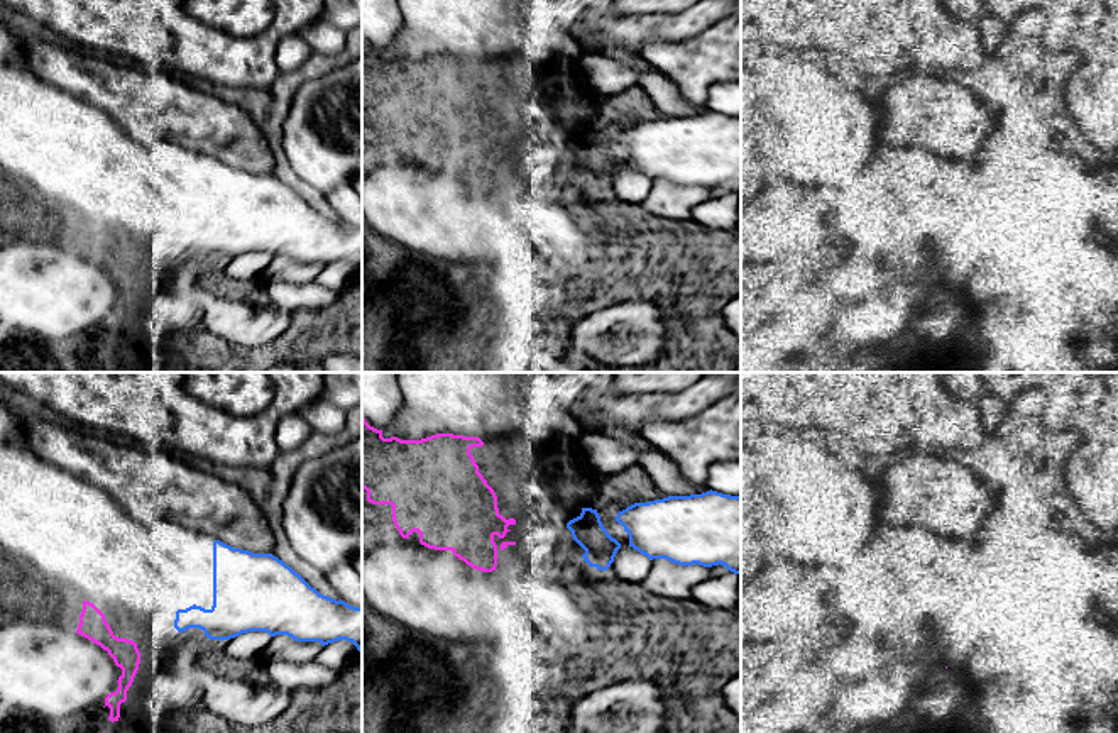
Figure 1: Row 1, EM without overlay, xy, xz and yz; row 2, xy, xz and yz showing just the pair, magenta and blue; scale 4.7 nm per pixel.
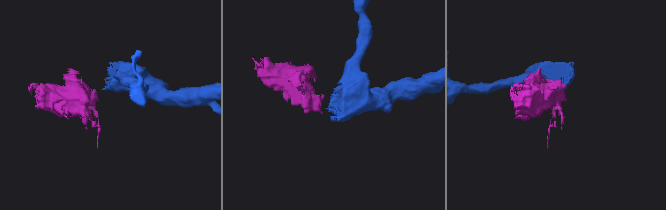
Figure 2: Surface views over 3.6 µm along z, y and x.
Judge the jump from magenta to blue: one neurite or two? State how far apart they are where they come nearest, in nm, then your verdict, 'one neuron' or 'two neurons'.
gap 200 nm; two neurons

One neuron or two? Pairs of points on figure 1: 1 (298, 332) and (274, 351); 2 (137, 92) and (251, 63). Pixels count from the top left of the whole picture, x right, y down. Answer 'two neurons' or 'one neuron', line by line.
1: one neuron
2: two neurons

